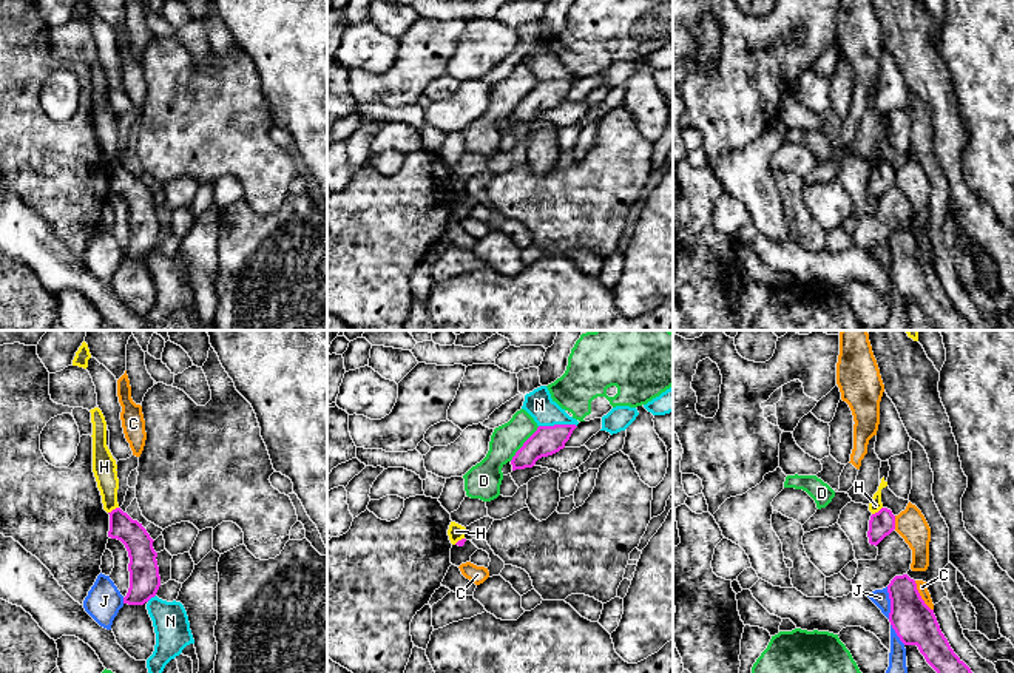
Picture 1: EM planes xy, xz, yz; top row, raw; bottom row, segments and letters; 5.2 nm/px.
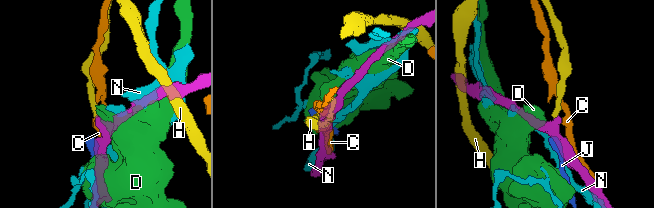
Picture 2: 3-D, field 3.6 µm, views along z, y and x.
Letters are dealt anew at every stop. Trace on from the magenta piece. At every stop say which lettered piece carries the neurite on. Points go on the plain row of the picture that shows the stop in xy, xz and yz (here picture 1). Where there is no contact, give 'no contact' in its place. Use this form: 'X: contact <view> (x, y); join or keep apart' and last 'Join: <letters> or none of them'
C: contact yz (920, 250); keep apart
D: contact xz (523, 98); keep apart
H: contact xy (113, 164); keep apart
J: contact yz (891, 257); keep apart
N: contact xz (557, 79); keep apart
Join: none of them

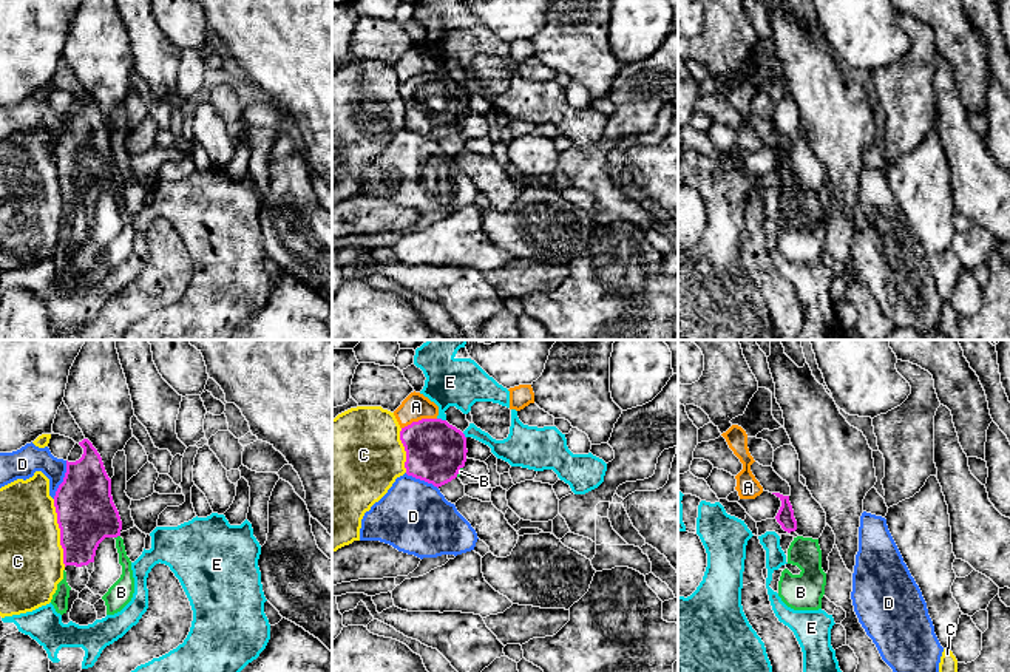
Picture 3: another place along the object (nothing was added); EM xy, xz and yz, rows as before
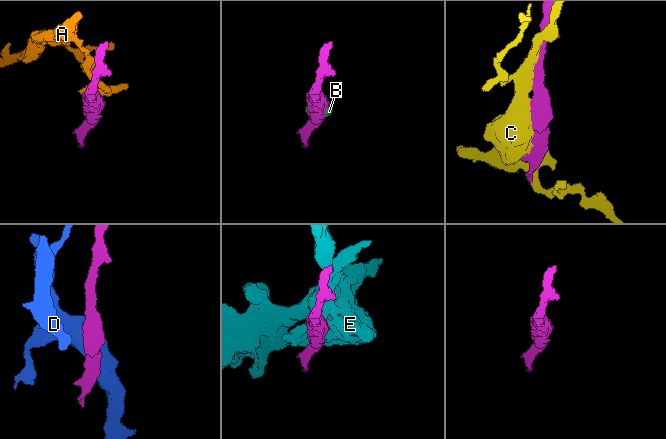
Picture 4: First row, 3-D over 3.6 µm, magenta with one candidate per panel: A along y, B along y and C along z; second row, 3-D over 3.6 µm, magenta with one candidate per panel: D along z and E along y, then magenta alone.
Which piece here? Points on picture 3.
A: contact xz (419, 74); keep apart
B: contact xy (116, 190); join
C: contact xy (61, 187); keep apart
D: contact xy (64, 133); keep apart
E: contact xz (440, 73); keep apart
Join: B

